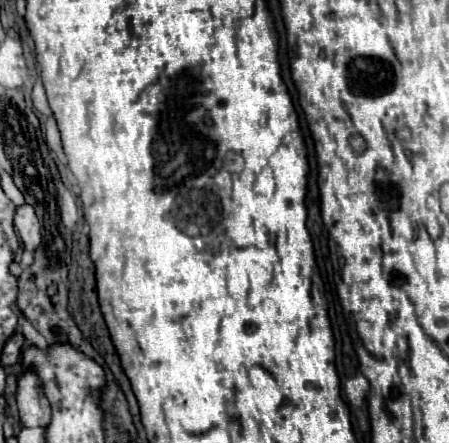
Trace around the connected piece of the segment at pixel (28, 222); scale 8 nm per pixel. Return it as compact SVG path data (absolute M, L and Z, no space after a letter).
M20 205L14 213L14 227L24 241L28 251L34 251L40 245L40 221L32 209L32 205Z

